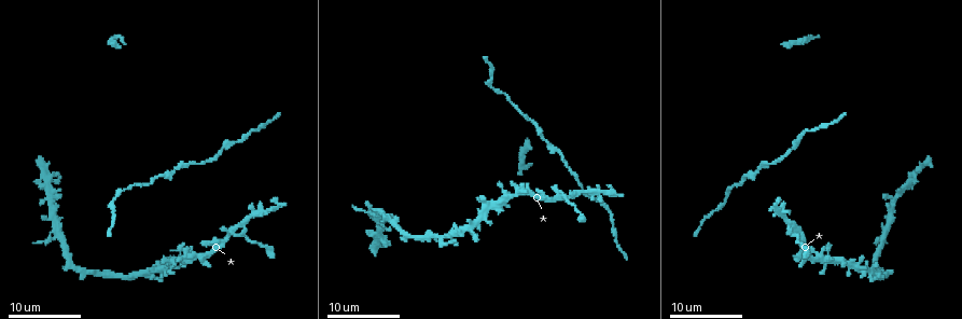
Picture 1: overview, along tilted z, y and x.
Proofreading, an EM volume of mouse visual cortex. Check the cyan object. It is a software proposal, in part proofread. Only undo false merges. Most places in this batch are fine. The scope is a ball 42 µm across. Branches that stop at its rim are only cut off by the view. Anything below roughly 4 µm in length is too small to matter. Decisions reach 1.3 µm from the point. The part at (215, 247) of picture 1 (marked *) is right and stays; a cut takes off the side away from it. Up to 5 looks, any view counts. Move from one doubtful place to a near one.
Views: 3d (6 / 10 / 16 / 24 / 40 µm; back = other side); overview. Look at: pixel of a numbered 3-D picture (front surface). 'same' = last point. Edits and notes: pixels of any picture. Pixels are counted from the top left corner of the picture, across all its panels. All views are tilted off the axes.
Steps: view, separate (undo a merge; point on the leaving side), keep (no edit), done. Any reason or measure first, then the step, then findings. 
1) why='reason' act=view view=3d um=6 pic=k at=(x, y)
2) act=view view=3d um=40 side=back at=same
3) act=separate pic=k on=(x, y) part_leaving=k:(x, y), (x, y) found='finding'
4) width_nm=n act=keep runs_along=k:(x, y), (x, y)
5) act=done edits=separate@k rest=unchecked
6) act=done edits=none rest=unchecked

why='thin arm on a thick one' act=view view=3d um=16 pic=1 at=(231, 228)

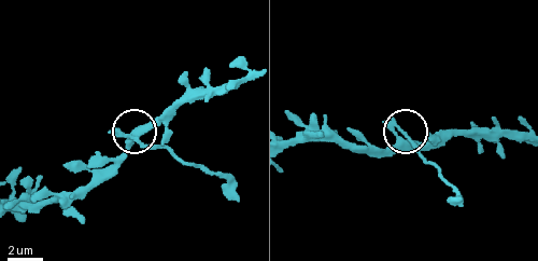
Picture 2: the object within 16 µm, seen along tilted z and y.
act=view view=3d um=6 pic=2 at=(137, 135)

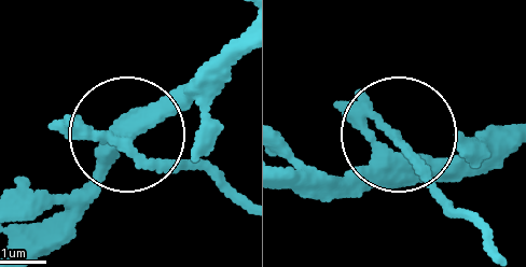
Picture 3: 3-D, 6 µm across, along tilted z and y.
width_nm=360 act=separate pic=3 on=(143, 155) part_leaving=3:(88, 127), (241, 197) found='a second cell is stuck on'

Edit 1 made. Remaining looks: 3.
act=view view=overview

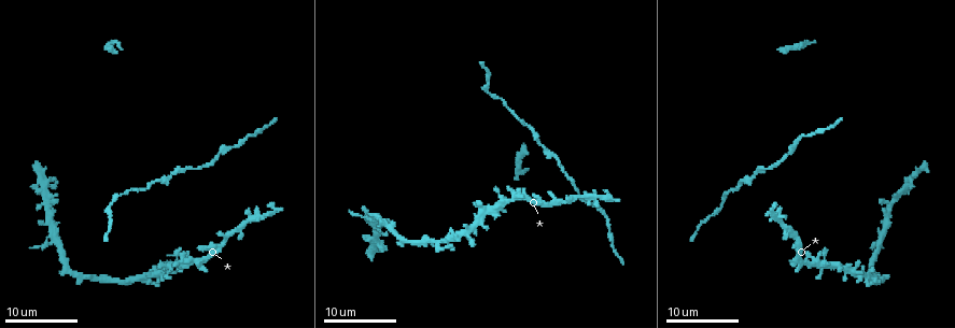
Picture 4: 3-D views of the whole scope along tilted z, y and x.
act=view view=3d um=16 pic=4 at=(177, 167)

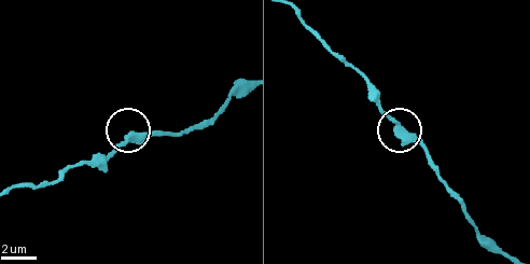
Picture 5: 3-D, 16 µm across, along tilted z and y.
act=view view=3d um=6 pic=5 at=(399, 131)

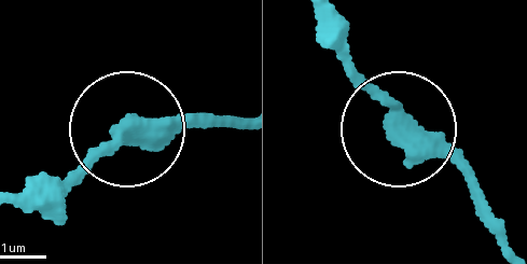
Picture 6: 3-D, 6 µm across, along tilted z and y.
act=keep found='all the same cell'

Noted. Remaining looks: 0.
act=done edits=separate@3 rest=unchecked

